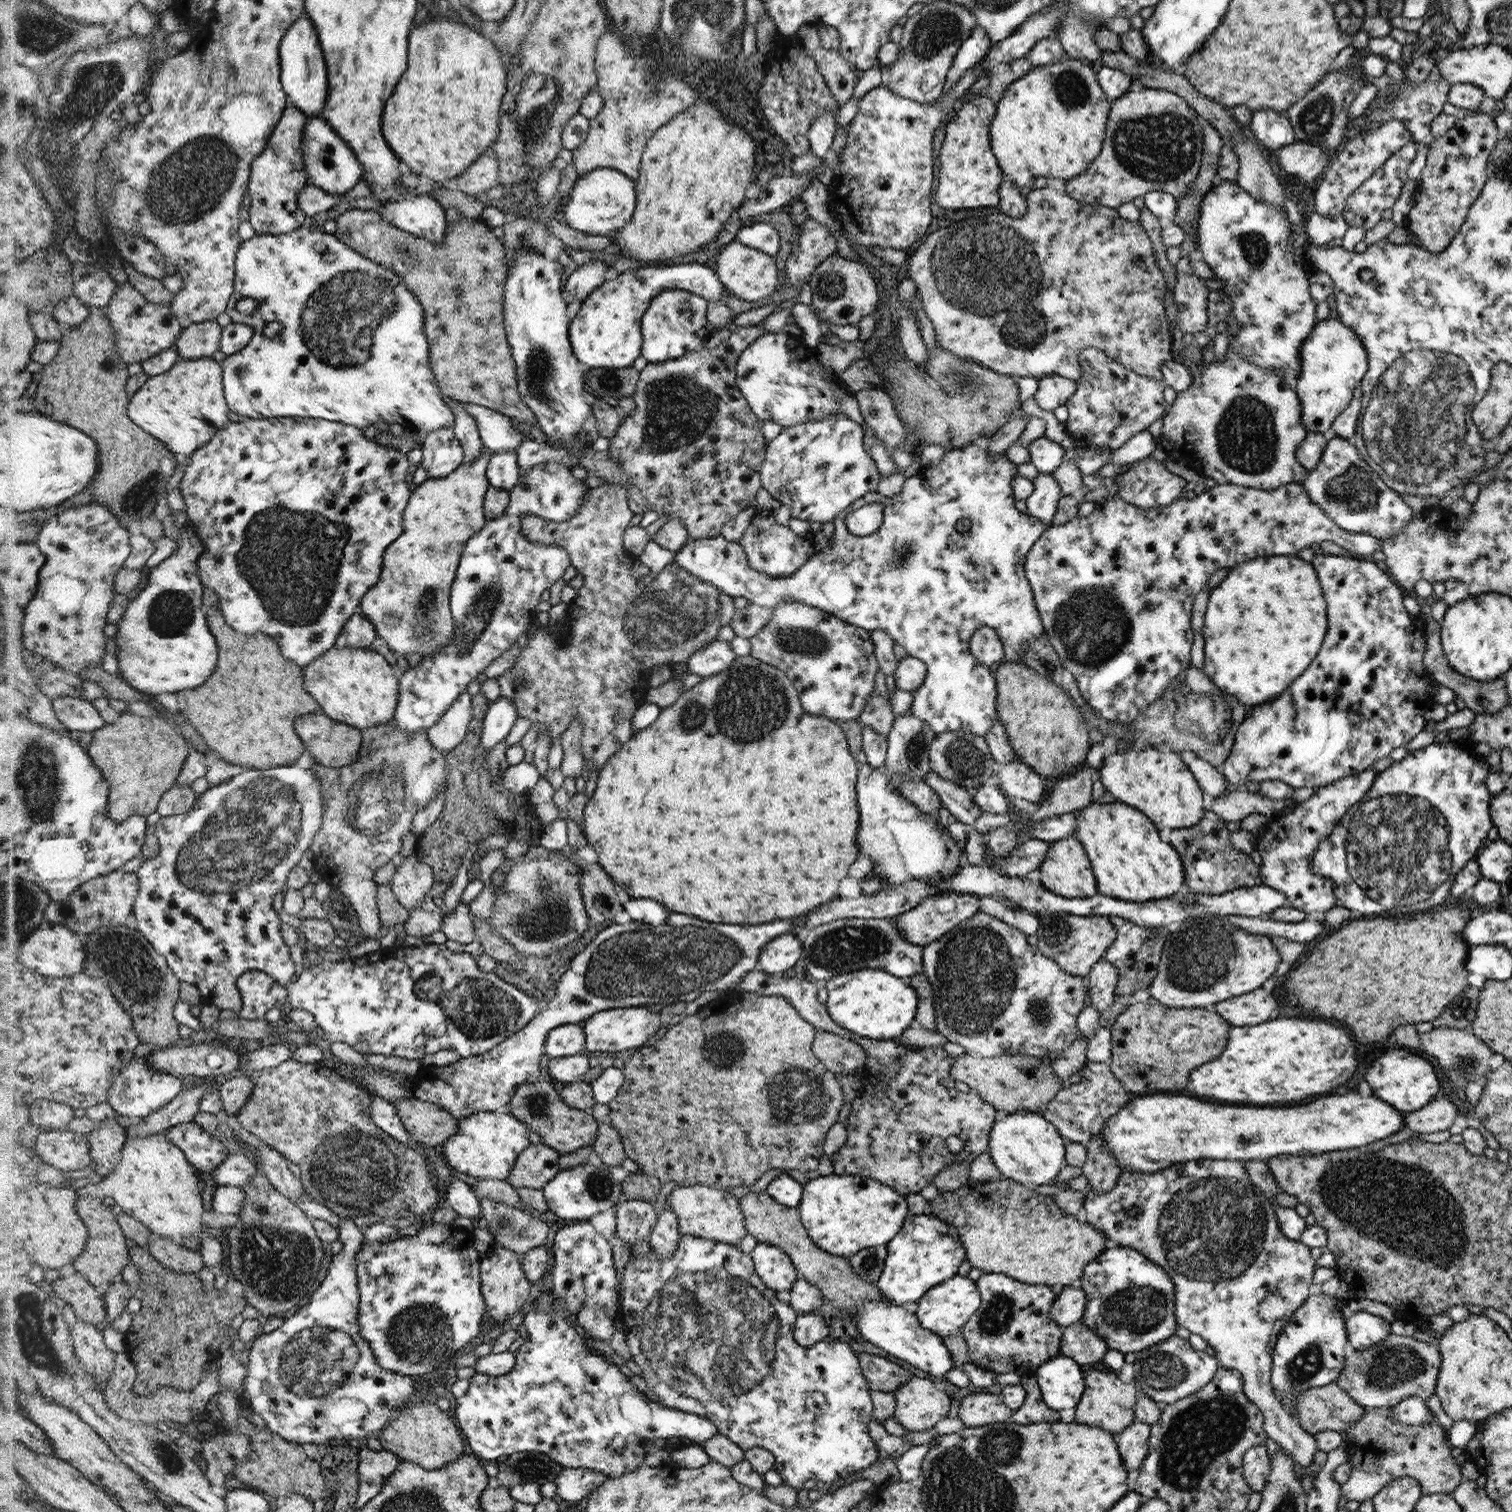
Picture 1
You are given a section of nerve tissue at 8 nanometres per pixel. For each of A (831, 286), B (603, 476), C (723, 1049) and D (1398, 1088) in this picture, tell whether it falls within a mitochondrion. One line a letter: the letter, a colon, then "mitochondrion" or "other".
A: mitochondrion
B: other
C: mitochondrion
D: other

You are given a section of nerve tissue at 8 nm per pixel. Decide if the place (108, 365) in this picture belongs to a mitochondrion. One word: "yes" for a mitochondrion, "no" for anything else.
no

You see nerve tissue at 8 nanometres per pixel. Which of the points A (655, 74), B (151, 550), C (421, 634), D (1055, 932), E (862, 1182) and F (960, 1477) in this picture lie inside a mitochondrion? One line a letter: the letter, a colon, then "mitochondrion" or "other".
A: mitochondrion
B: other
C: mitochondrion
D: mitochondrion
E: other
F: mitochondrion

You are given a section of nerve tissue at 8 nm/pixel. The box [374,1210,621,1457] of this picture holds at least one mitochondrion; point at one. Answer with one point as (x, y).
(419, 1335)

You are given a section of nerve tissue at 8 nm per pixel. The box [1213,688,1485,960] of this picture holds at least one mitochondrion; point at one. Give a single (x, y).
(1400, 850)

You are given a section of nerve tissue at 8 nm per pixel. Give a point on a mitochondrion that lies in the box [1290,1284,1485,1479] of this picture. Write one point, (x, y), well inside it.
(1392, 1366)

